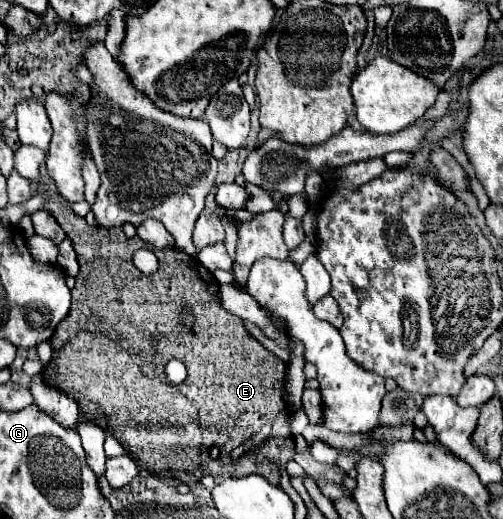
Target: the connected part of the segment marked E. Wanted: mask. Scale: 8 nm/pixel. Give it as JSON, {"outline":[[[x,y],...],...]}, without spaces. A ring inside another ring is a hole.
{"outline":[[[41,168],[41,184],[37,188],[49,194],[45,210],[57,218],[67,238],[71,238],[81,266],[77,284],[73,288],[71,310],[49,340],[53,356],[41,372],[43,380],[53,388],[63,390],[63,394],[69,394],[69,398],[79,404],[83,418],[97,422],[97,426],[103,426],[105,432],[119,438],[119,444],[135,460],[141,474],[153,474],[177,482],[185,482],[185,478],[201,480],[203,476],[241,478],[261,474],[273,486],[279,486],[279,470],[285,468],[295,454],[295,442],[289,430],[293,414],[283,398],[287,364],[269,354],[255,338],[247,334],[243,320],[221,306],[219,294],[213,290],[219,288],[219,282],[207,268],[201,266],[201,262],[197,262],[197,258],[183,254],[177,248],[159,250],[143,242],[139,236],[127,238],[121,228],[89,226],[85,218],[67,208],[67,200],[55,192],[45,168]],[[139,248],[147,248],[159,258],[159,270],[155,274],[141,274],[133,266],[131,258]],[[183,306],[189,306],[195,312],[197,322],[193,330],[183,330],[179,326],[179,312]],[[173,358],[181,360],[187,368],[187,378],[179,384],[165,376],[165,366]],[[267,423],[273,426],[269,438],[265,438],[251,452],[231,458],[233,448],[251,439]],[[211,446],[221,448],[221,458],[209,456]]]}

